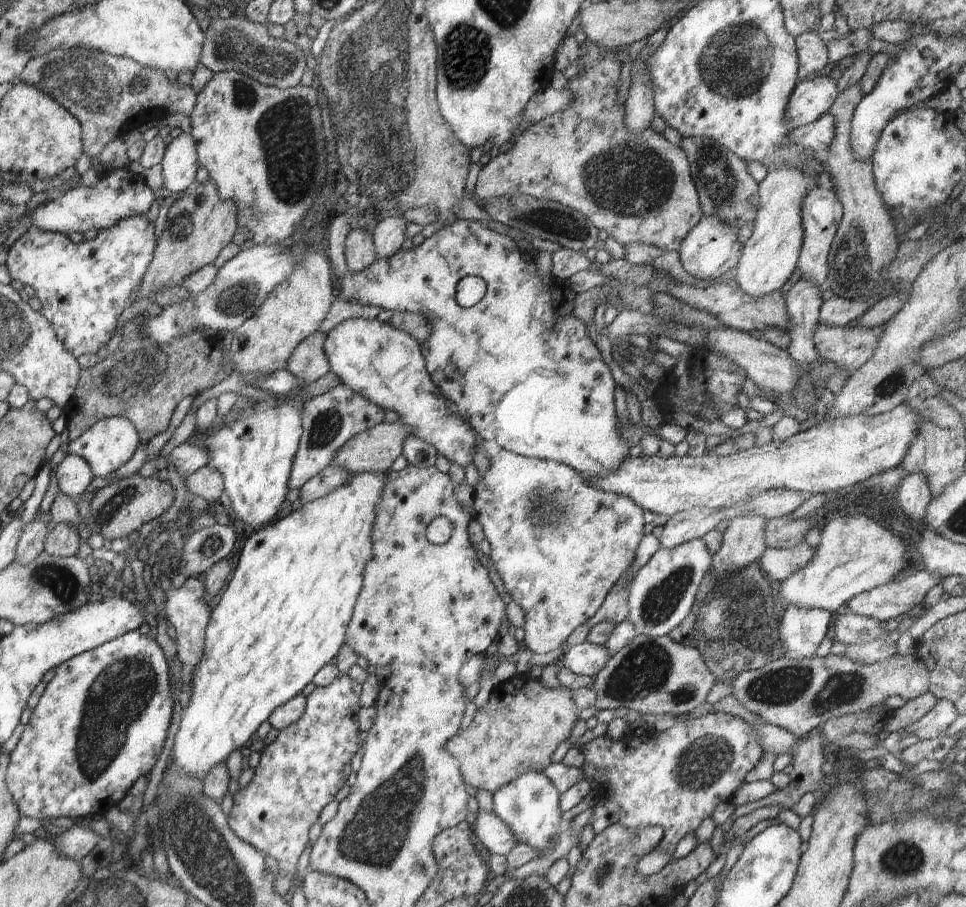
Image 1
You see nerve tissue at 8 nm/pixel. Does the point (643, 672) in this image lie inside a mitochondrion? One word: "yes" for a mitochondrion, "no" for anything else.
yes

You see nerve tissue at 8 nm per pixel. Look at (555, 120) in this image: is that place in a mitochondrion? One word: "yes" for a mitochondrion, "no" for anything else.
no

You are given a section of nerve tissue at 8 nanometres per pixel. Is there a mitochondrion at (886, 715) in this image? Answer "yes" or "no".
no

